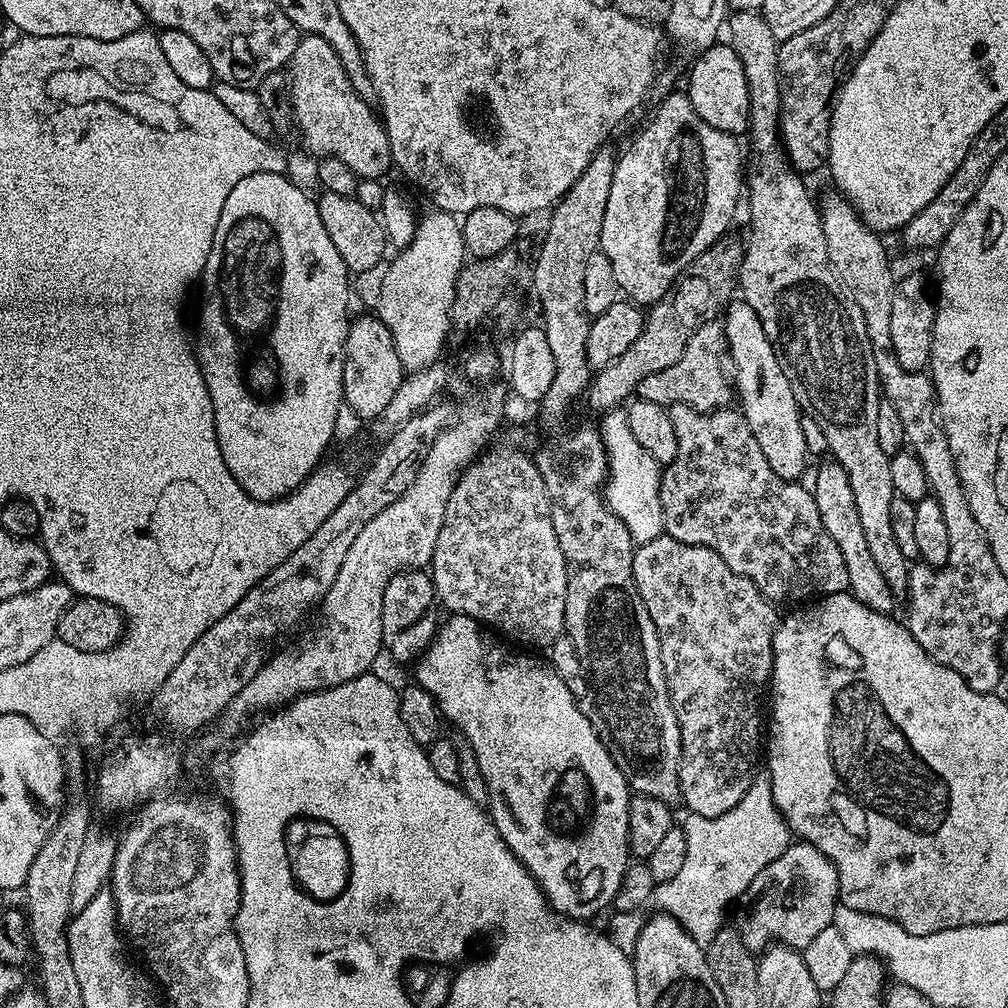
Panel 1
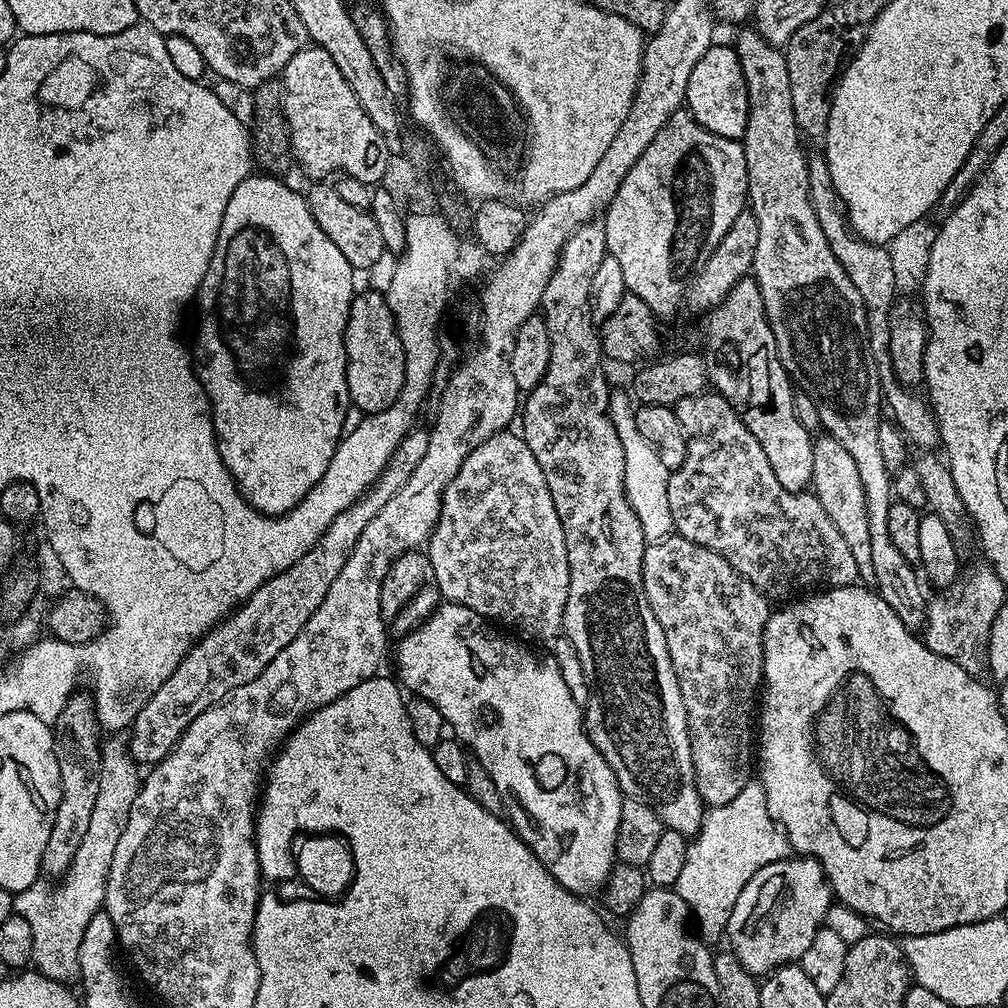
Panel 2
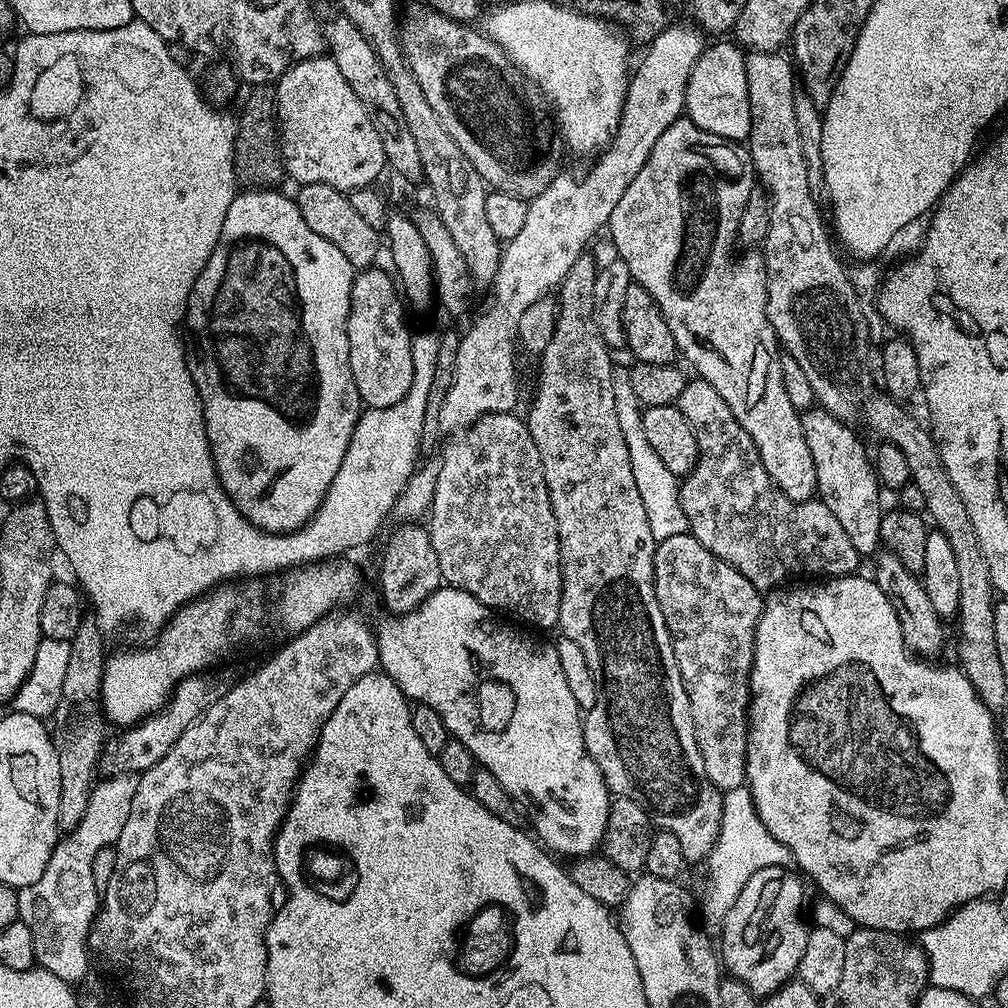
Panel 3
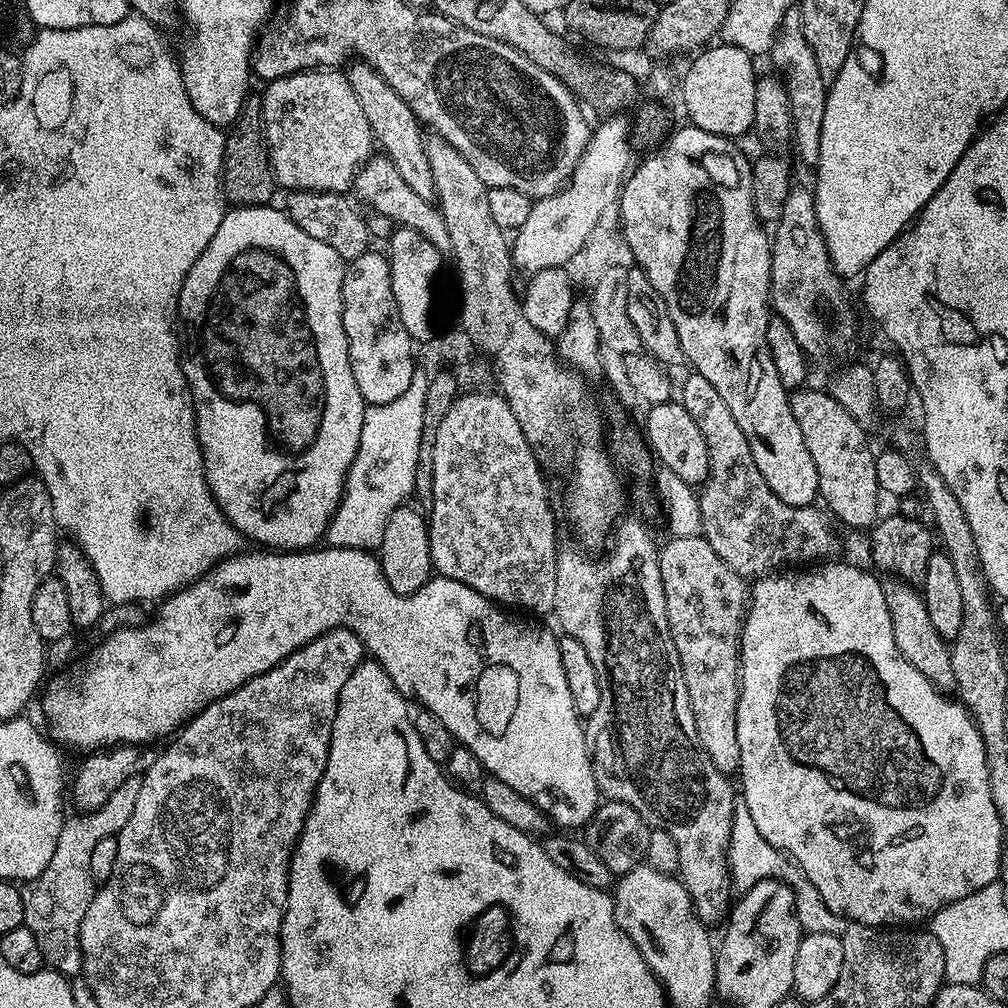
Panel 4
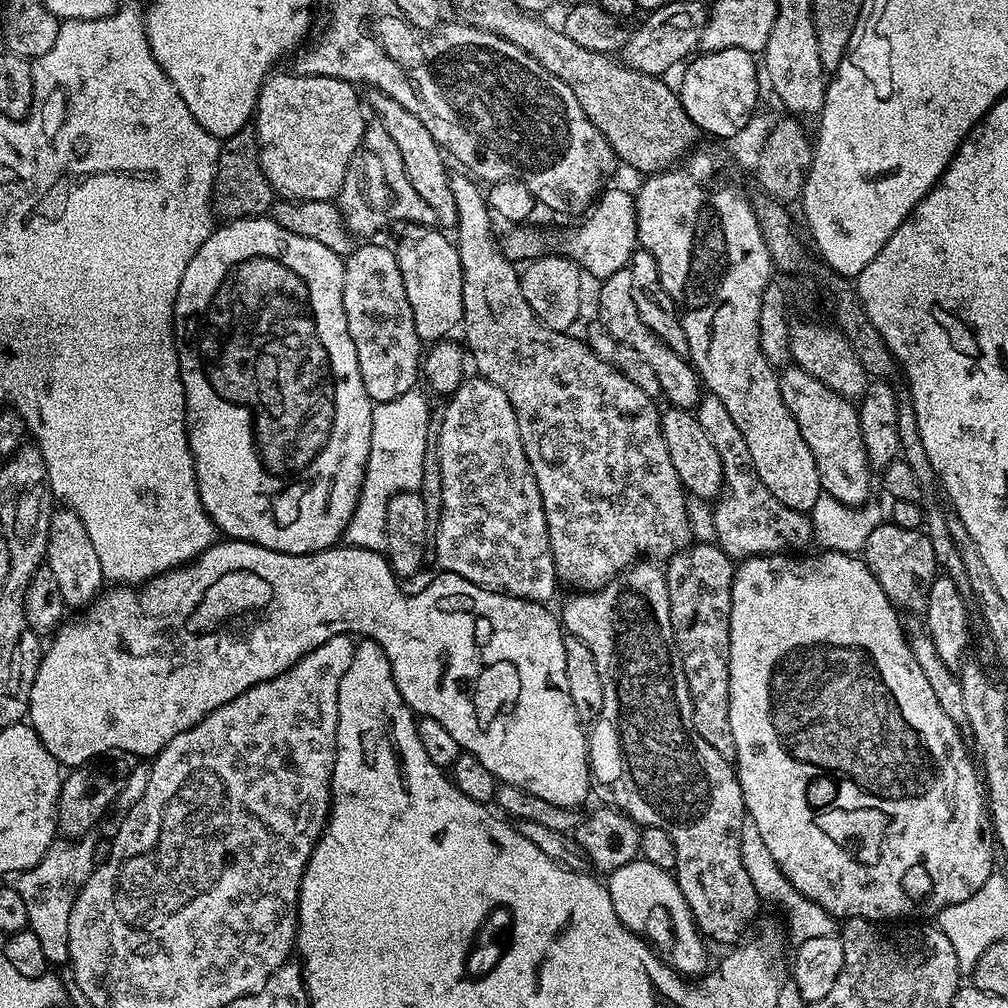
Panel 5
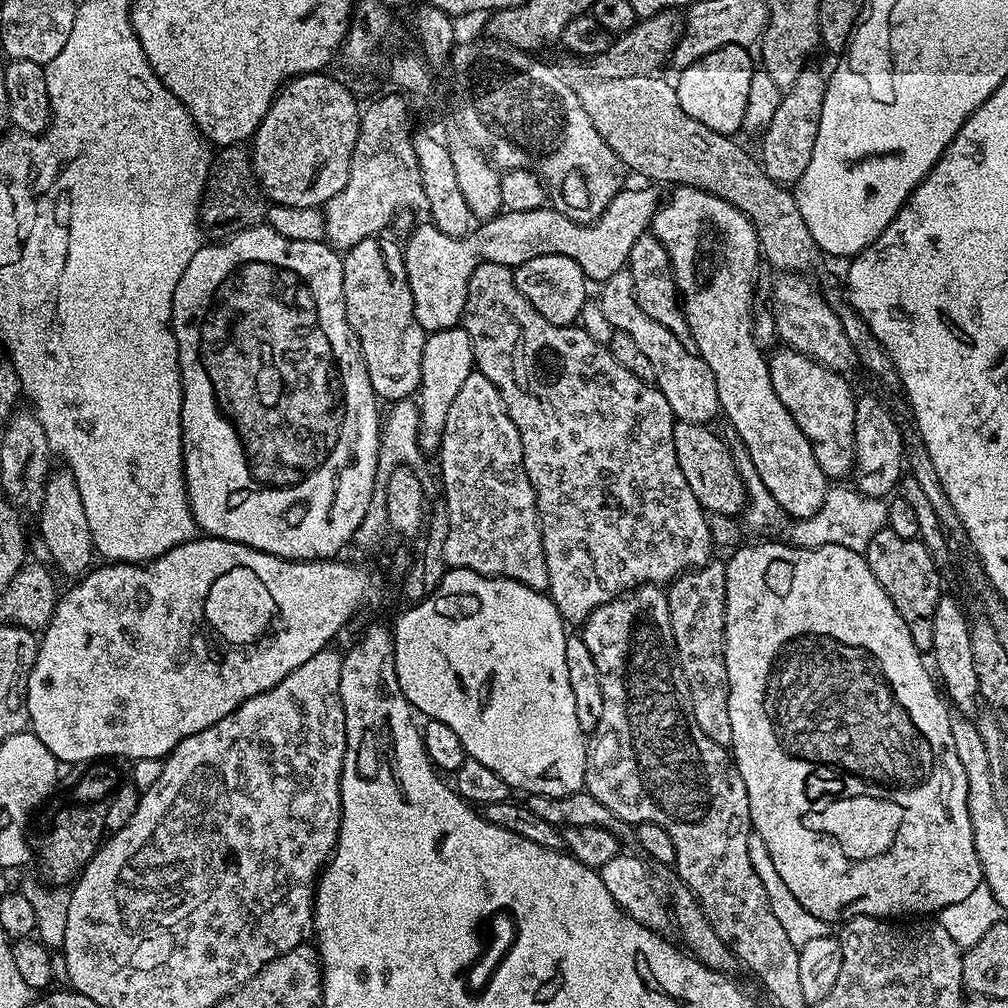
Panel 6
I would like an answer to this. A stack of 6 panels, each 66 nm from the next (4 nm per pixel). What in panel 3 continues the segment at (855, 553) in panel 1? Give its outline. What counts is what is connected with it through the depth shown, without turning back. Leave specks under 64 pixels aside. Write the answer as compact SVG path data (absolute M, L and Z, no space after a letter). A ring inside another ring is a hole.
M813 406L807 412L801 412L800 421L802 434L806 434L806 446L810 446L810 458L814 458L816 496L828 507L830 514L838 518L842 530L850 534L854 550L858 550L861 557L871 557L881 547L882 485L876 478L869 449L868 452L864 449L863 442L856 437L857 429L853 425L843 424L822 407Z

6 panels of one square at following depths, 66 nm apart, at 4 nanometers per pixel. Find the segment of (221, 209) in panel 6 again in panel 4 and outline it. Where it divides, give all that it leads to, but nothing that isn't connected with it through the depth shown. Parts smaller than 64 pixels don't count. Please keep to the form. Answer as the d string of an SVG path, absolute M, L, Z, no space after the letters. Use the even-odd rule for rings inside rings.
M259 99L245 100L240 117L227 129L224 138L222 192L229 205L242 208L259 204L271 205L272 195L278 192L276 175L272 173L272 163L268 161L268 146L264 138L264 110Z

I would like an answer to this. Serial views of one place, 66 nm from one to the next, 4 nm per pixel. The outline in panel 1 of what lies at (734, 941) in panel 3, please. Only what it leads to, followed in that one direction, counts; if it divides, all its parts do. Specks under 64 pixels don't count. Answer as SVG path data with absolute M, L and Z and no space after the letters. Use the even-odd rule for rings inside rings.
M792 842L782 855L774 858L774 862L764 865L754 882L750 882L748 892L753 895L752 901L745 906L738 923L745 946L754 954L775 943L802 950L810 946L821 930L833 927L834 910L840 900L840 883L836 868L822 850L812 844Z

